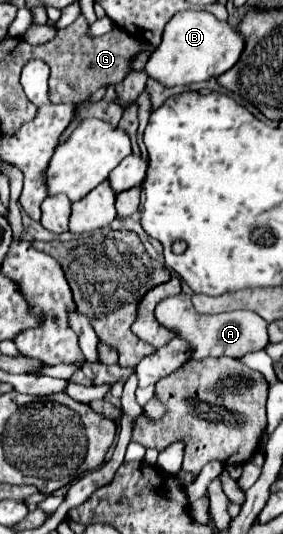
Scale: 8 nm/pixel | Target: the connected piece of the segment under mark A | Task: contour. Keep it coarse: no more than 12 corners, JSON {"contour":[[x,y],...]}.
{"contour":[[191,297],[163,299],[157,321],[191,359],[243,357],[267,345],[255,311],[201,315]]}

